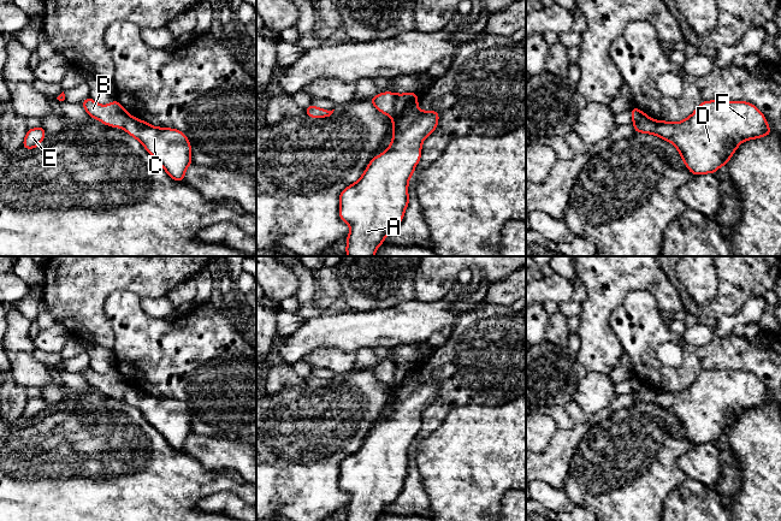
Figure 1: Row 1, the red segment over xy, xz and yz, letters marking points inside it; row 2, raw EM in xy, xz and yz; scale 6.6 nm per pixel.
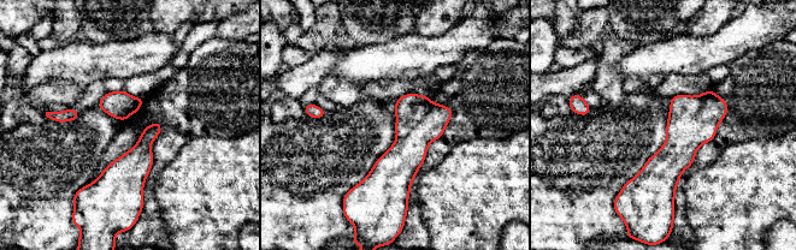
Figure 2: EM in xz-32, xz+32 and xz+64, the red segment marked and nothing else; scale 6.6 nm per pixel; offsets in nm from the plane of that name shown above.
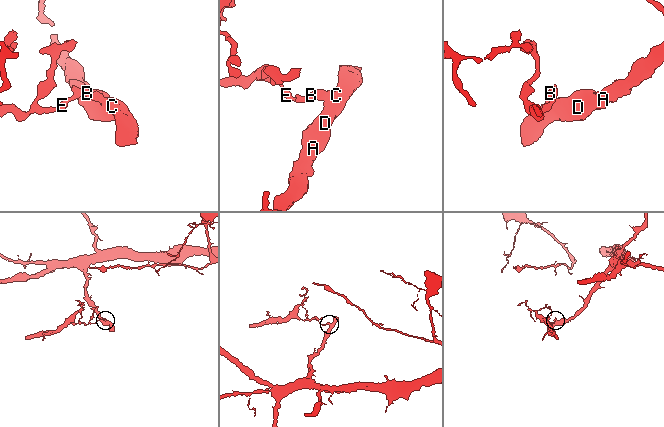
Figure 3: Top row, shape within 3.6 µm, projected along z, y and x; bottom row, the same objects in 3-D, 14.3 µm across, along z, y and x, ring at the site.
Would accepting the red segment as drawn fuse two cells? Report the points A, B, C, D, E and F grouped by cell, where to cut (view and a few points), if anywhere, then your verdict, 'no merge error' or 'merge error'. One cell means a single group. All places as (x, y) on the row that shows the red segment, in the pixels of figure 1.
groups A C D F / B E; cut xz (397, 94), (391, 116); merge error

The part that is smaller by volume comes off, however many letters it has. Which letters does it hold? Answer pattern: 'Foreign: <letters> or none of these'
Foreign: B, E

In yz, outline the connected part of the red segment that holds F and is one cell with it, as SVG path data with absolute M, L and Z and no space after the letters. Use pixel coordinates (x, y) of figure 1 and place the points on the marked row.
M727 100L704 101L688 118L678 123L644 119L633 126L634 132L651 134L674 144L693 176L715 173L728 164L741 142L771 135L764 114L755 105Z

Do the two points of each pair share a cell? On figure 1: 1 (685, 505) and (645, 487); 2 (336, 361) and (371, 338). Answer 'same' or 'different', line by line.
1: different
2: different

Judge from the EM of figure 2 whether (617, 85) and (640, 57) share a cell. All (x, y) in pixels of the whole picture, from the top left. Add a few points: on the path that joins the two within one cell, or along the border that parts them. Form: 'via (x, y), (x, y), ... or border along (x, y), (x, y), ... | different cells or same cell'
border along (630, 51), (615, 65), (623, 79) | different cells

